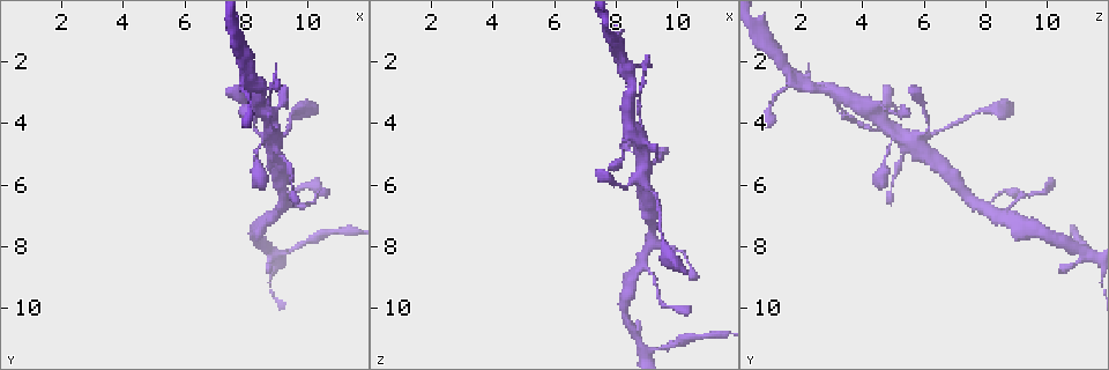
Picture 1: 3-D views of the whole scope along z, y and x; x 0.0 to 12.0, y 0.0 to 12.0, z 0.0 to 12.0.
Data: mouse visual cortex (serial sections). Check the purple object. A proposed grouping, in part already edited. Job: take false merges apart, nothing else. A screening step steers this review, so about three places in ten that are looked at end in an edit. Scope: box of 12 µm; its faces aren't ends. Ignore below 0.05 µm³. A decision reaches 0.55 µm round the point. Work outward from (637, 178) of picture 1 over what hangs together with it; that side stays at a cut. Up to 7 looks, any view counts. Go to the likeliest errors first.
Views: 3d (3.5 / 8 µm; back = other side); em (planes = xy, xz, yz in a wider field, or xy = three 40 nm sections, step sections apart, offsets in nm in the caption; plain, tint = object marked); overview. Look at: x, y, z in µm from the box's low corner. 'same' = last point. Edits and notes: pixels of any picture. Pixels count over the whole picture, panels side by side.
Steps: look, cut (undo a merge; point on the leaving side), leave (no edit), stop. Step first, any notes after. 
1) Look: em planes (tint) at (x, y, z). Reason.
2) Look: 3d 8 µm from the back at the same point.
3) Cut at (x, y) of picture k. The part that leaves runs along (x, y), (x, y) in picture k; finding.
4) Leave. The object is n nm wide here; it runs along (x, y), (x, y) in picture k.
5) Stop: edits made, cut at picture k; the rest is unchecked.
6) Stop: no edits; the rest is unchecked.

Look: 3d 3.5 µm from the back at (8.8, 7.0, 8.6). Three arms meet.

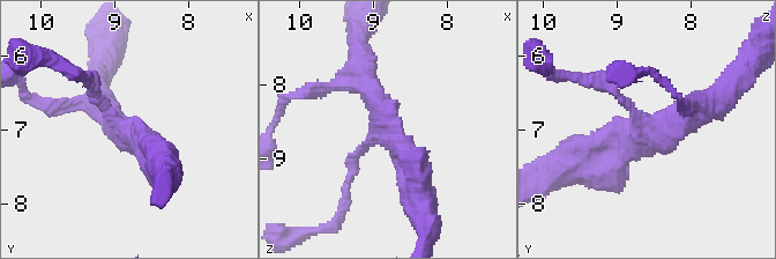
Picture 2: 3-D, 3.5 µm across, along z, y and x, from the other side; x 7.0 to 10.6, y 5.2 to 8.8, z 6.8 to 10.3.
Look: em xy step 3 (tint) at (8.85, 7.05, 8.65). Shape alone is not enough.

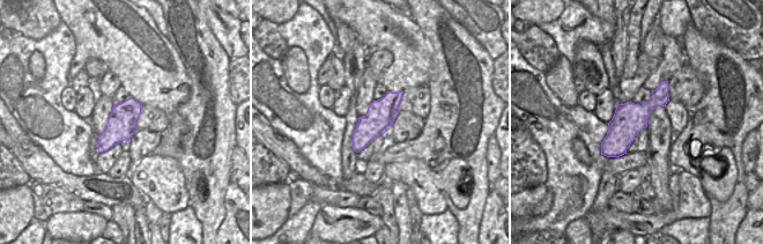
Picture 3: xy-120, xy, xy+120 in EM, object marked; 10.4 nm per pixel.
Leave. The object is 300 nm wide here; it runs along (362, 68), (419, 186) in picture 2; continuous, no second cell.

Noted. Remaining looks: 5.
Look: 3d 3.5 µm at (8.9, 8.3, 11.4). Sharp bend.

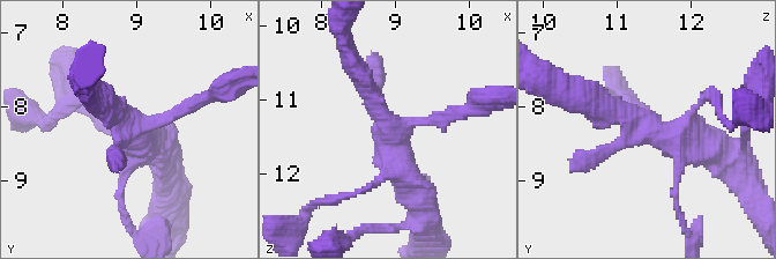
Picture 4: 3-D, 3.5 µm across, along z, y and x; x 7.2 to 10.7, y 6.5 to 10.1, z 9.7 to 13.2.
Look: em xy step 3 (tint) at (8.95, 8.25, 11.40).

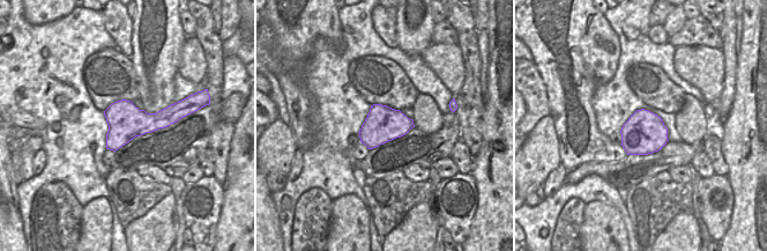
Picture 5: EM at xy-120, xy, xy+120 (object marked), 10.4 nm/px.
Cut at (199, 98) of picture 4. A border runs along (168, 106), (171, 123) in picture 5; two cells meet here.

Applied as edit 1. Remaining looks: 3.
Stop: edits made, cut at picture 4; the rest is unchecked.

